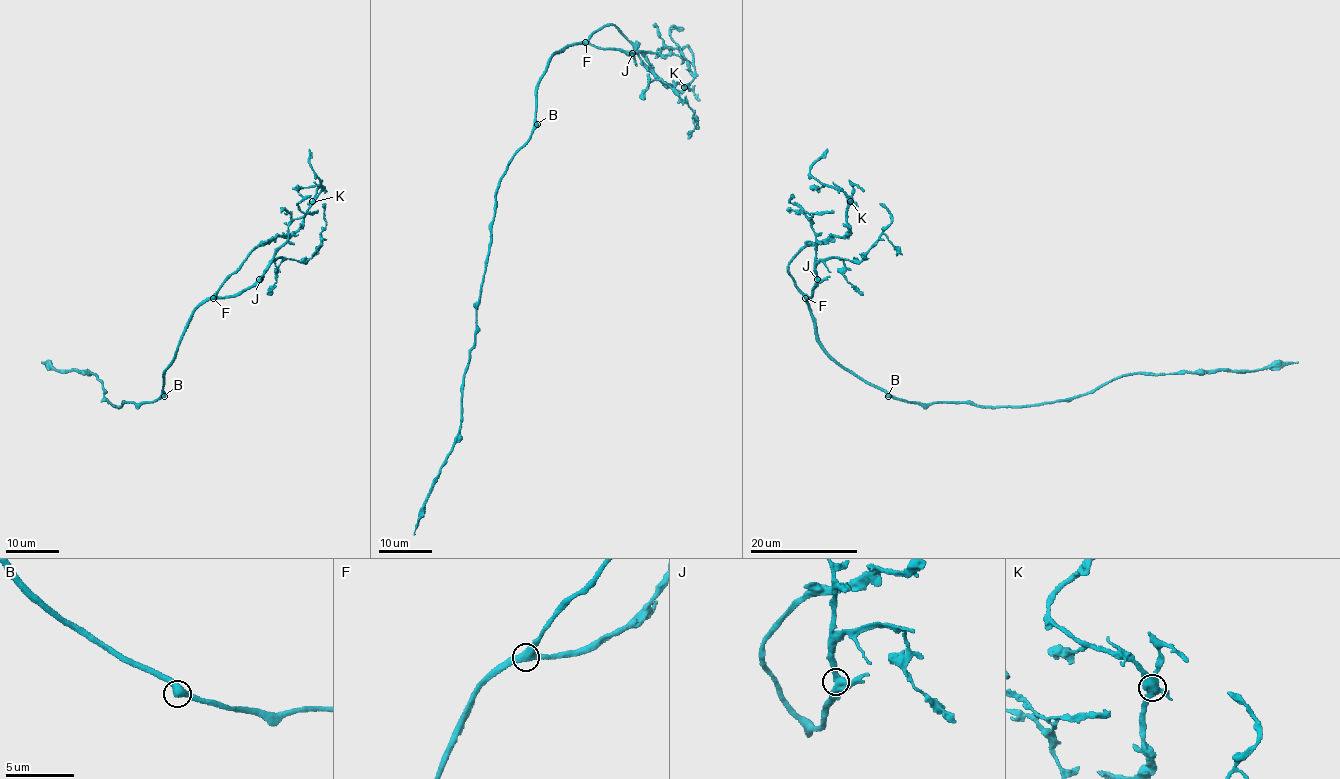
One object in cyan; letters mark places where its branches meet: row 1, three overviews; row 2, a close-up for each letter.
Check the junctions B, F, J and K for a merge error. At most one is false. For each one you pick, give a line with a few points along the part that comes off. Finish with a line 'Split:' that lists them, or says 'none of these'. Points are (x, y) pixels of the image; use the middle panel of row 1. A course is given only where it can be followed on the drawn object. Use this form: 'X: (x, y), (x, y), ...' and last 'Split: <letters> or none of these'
Split: none of these

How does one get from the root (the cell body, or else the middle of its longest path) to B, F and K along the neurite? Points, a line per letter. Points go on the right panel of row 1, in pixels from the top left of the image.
B: (905, 401), (888, 396)
F: (905, 401), (888, 396), (847, 372), (825, 349), (806, 298)
K: (905, 401), (847, 372), (825, 349), (807, 298), (788, 270), (808, 244), (849, 231), (850, 201)

